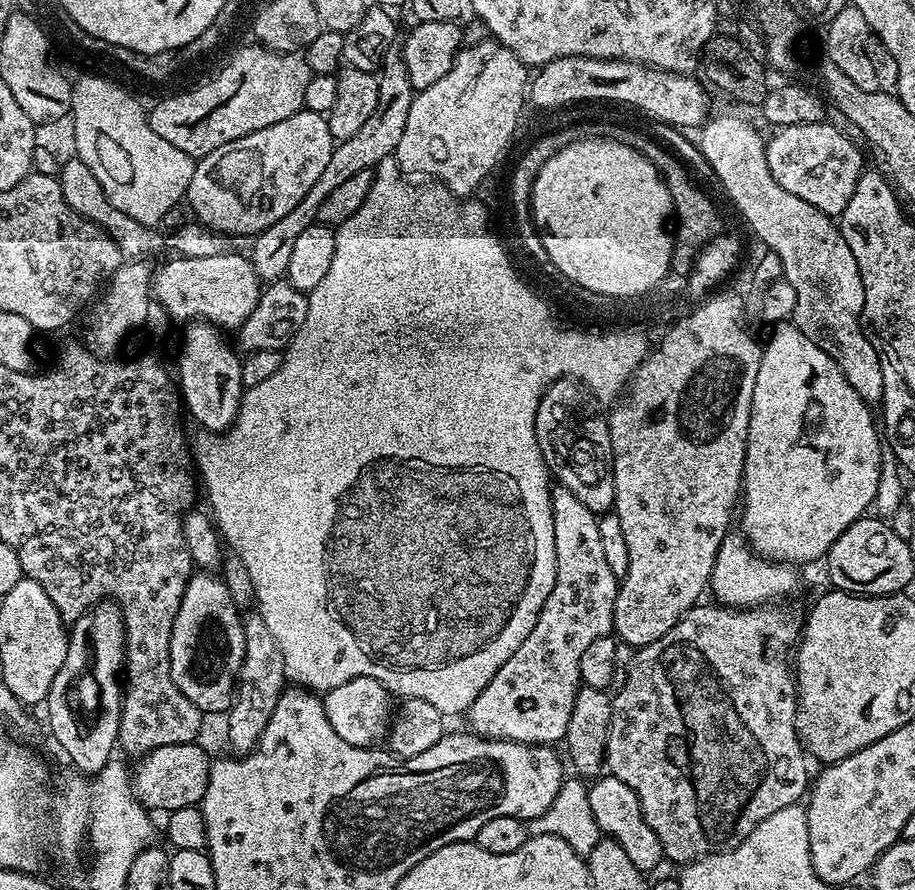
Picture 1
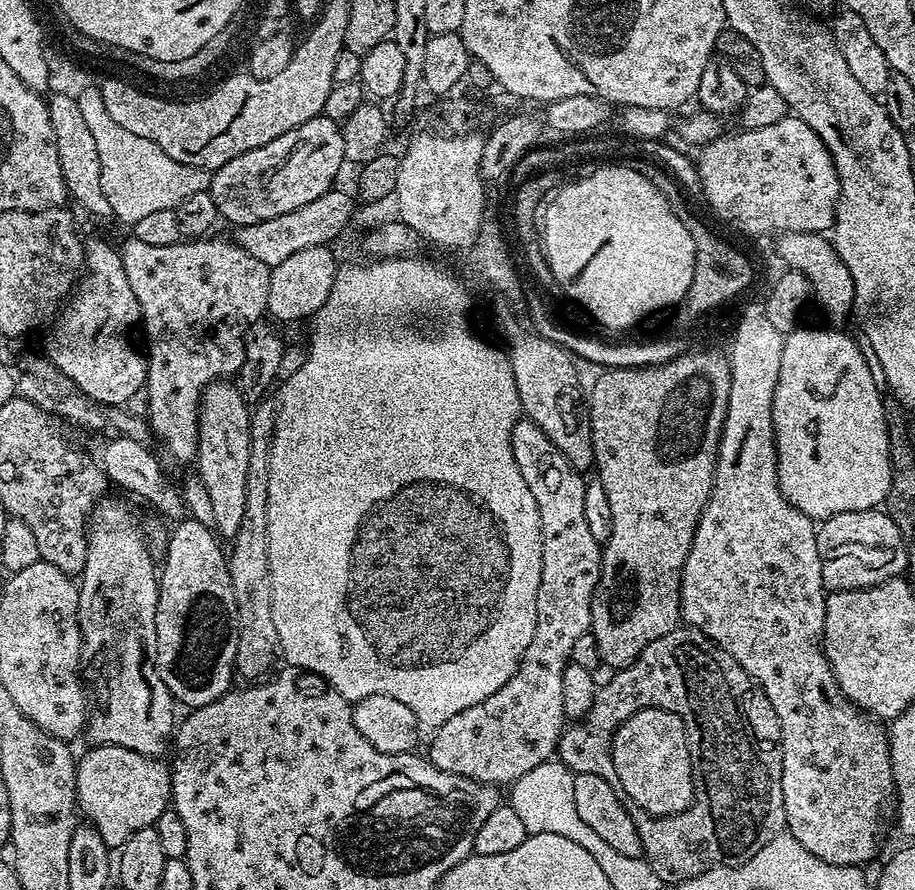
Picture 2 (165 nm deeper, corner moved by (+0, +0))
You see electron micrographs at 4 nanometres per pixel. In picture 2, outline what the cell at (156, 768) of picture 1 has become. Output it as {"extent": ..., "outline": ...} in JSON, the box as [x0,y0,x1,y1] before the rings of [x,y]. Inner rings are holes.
{"extent":[76,744,172,850],"outline":[[[97,744],[89,747],[89,752],[79,757],[76,766],[76,802],[79,811],[82,813],[89,825],[96,829],[97,834],[102,838],[102,842],[109,848],[109,850],[119,850],[124,843],[130,838],[130,834],[134,834],[143,828],[151,828],[156,823],[156,819],[162,815],[163,812],[169,811],[170,801],[172,798],[172,773],[169,765],[163,759],[157,758],[146,752],[135,752],[126,746],[118,746],[117,744]]]}

